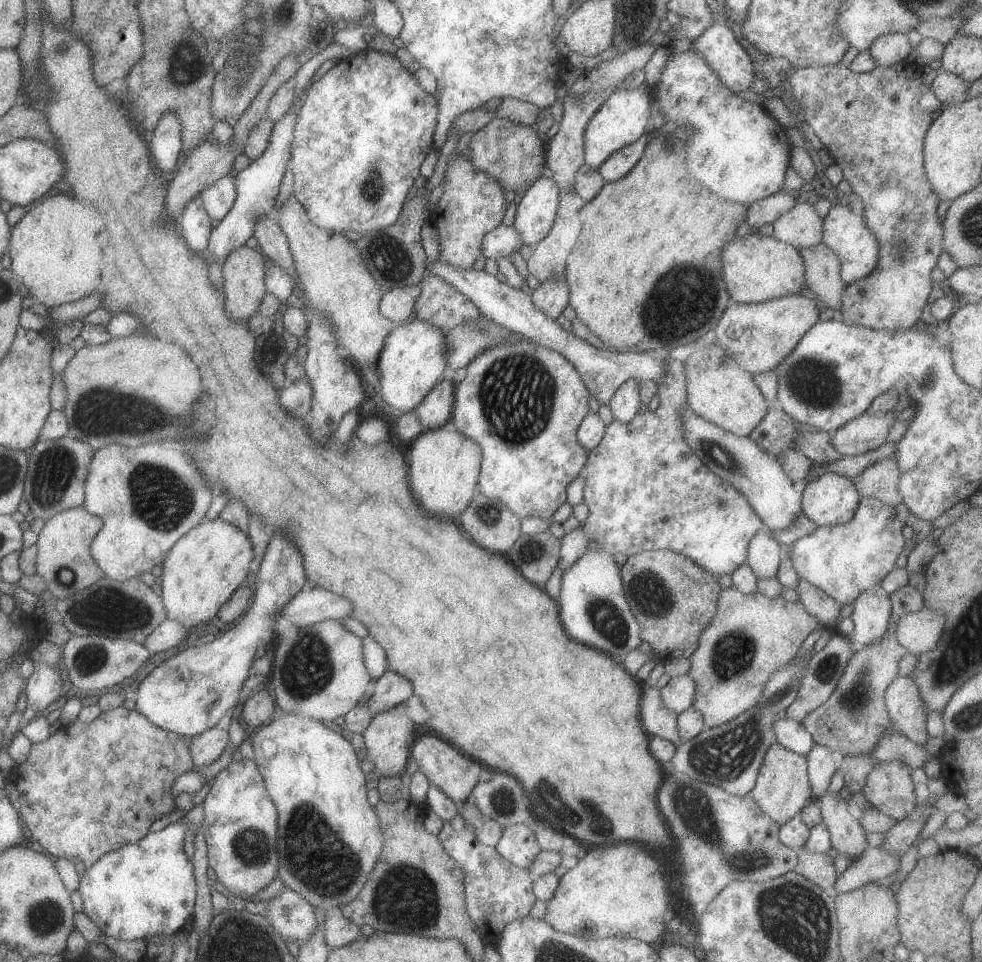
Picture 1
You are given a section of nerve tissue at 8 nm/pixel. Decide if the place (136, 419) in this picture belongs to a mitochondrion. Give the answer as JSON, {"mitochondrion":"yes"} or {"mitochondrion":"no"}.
{"mitochondrion":"yes"}

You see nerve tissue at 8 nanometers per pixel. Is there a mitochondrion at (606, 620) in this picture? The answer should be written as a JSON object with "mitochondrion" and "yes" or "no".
{"mitochondrion":"yes"}

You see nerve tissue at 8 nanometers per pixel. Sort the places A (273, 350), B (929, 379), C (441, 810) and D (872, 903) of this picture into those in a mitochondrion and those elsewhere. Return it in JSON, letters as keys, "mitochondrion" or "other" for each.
{"A":"other","B":"mitochondrion","C":"other","D":"other"}

